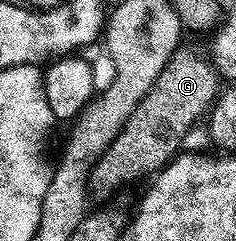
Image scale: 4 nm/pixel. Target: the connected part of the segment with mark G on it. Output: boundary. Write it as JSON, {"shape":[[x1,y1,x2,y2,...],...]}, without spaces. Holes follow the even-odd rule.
{"shape":[[179,48,165,64,161,76,149,88,149,92,137,104,121,132,109,144,109,148,95,161,87,175,87,189,90,197,105,198,126,182,137,178,154,176,180,153,183,137,195,126,199,117,210,111,220,93,220,75,210,61,191,50],[203,114,203,115,202,115]]}

